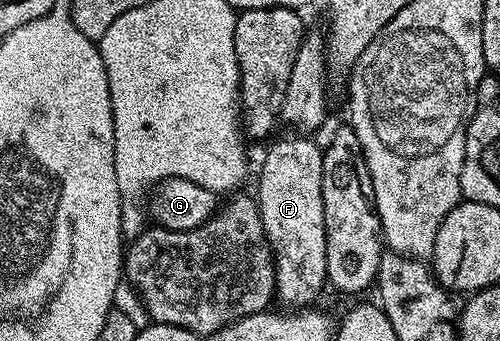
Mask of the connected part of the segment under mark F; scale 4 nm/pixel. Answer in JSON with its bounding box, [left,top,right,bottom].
[257,133,328,309]

